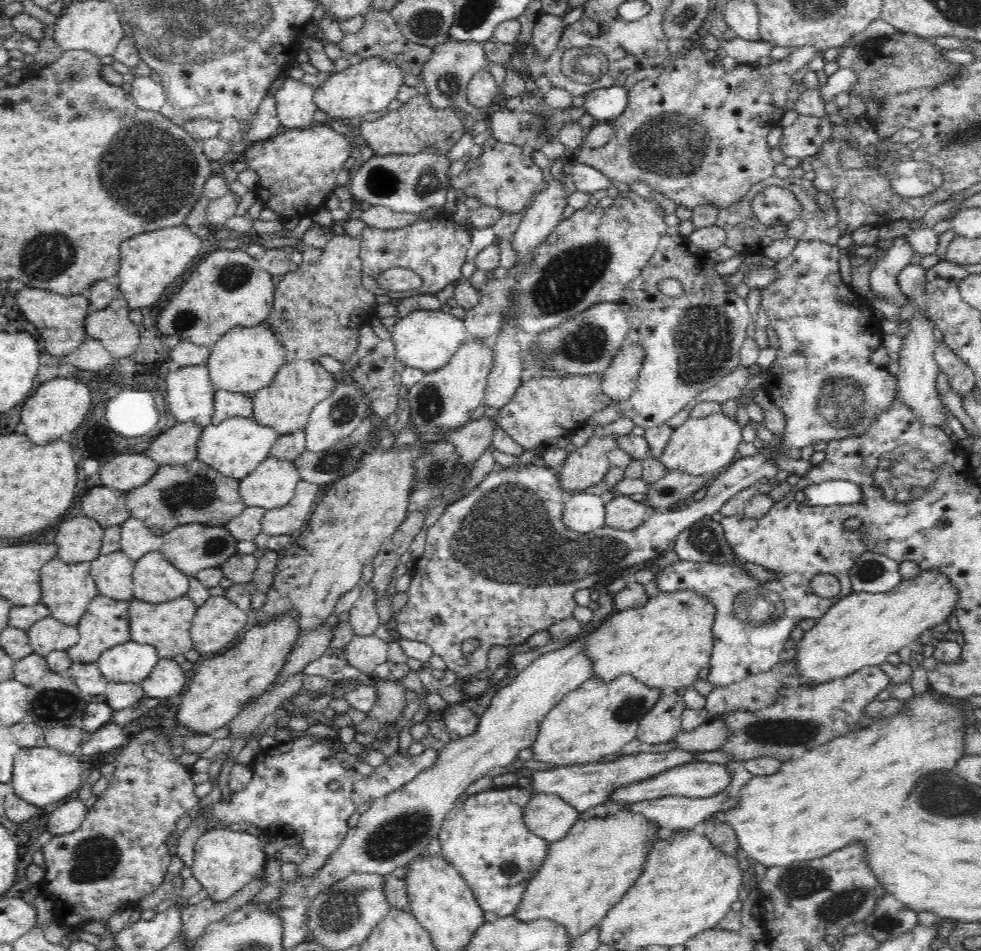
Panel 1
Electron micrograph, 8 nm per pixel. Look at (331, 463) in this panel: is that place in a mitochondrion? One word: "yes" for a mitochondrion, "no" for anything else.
yes

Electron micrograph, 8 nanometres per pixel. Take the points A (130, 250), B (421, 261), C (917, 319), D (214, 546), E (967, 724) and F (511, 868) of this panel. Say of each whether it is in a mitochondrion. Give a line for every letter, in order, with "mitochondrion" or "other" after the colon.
A: other
B: other
C: other
D: mitochondrion
E: other
F: mitochondrion

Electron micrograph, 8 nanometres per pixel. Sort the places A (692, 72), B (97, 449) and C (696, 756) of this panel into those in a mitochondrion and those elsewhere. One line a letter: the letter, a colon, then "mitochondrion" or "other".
A: other
B: other
C: other

